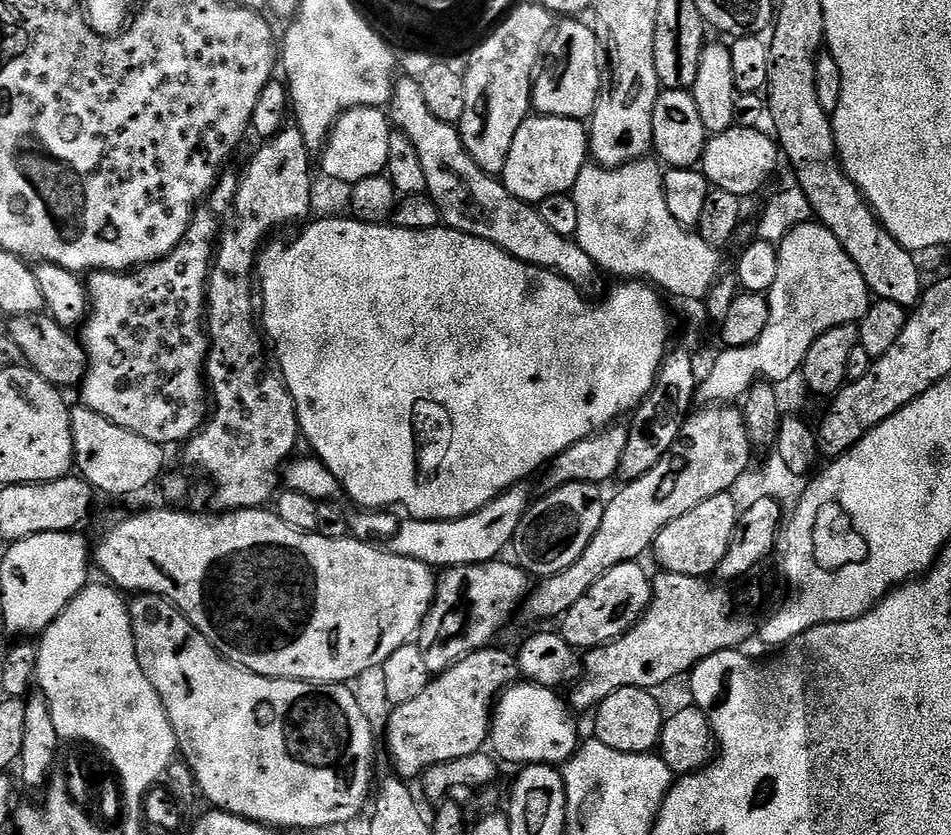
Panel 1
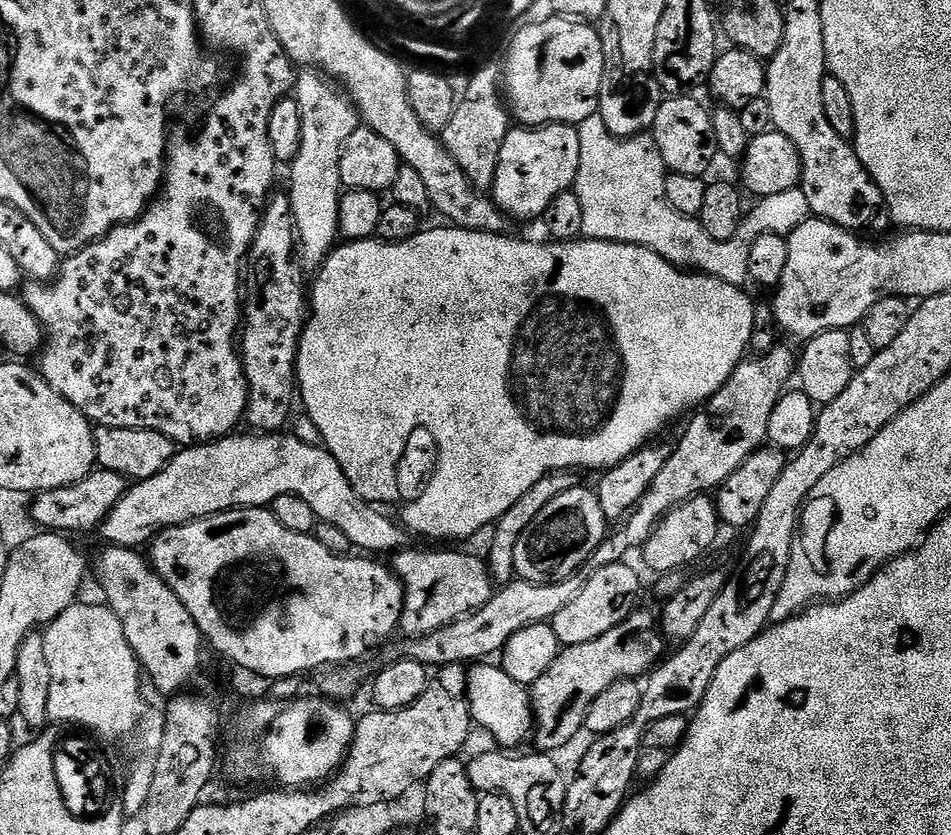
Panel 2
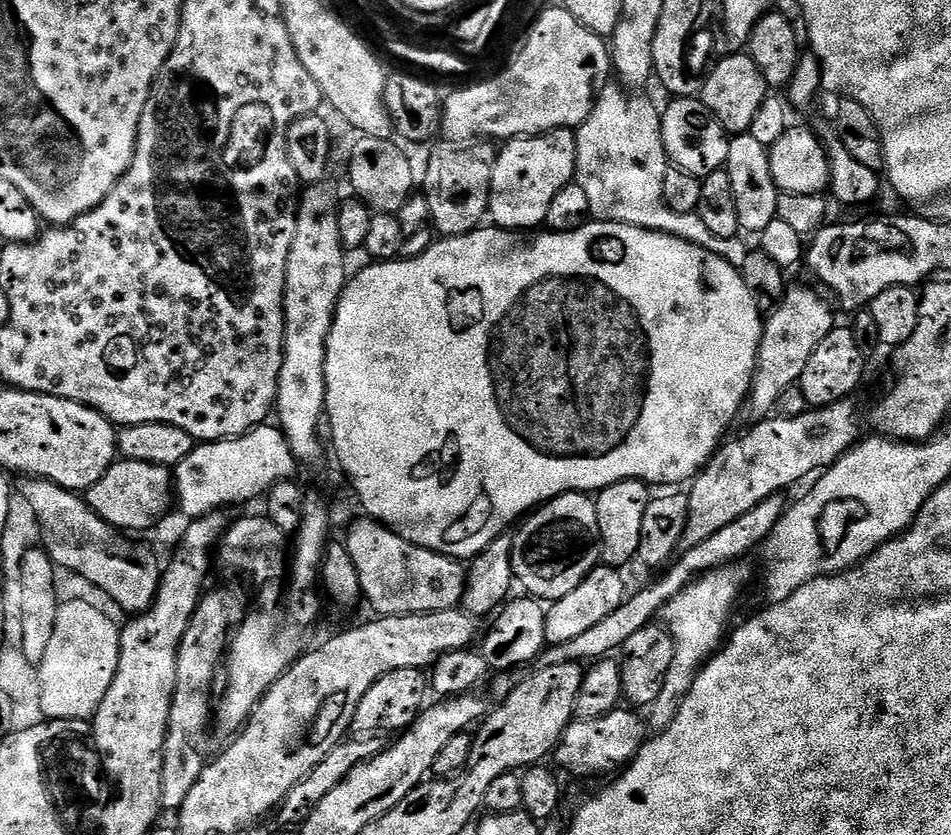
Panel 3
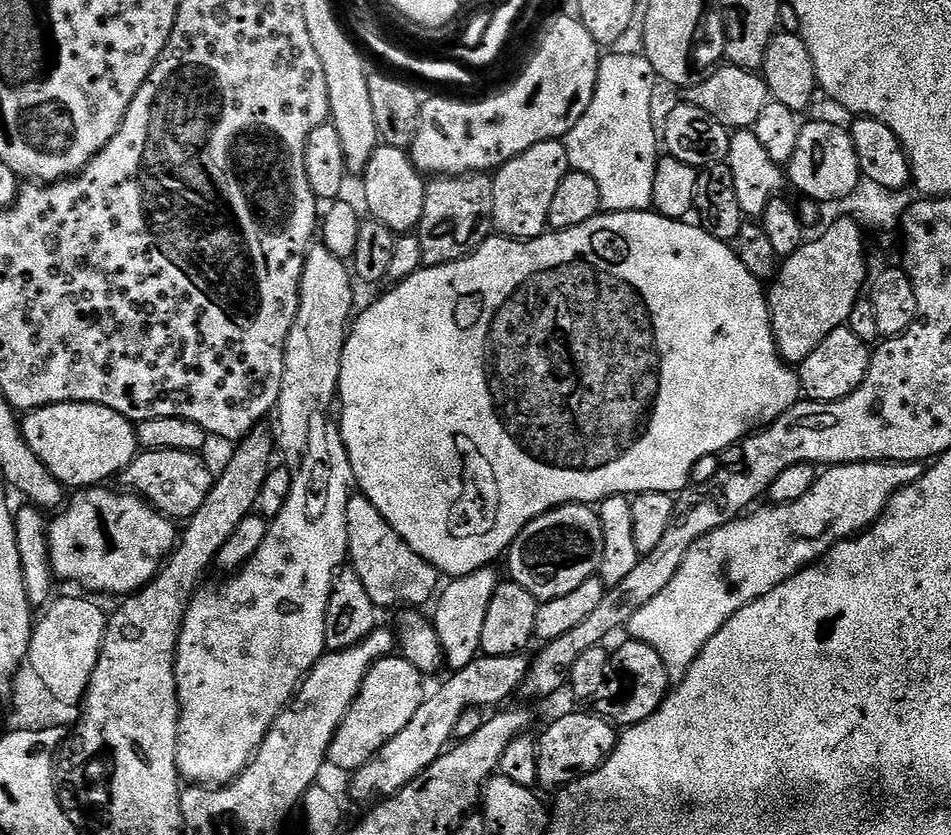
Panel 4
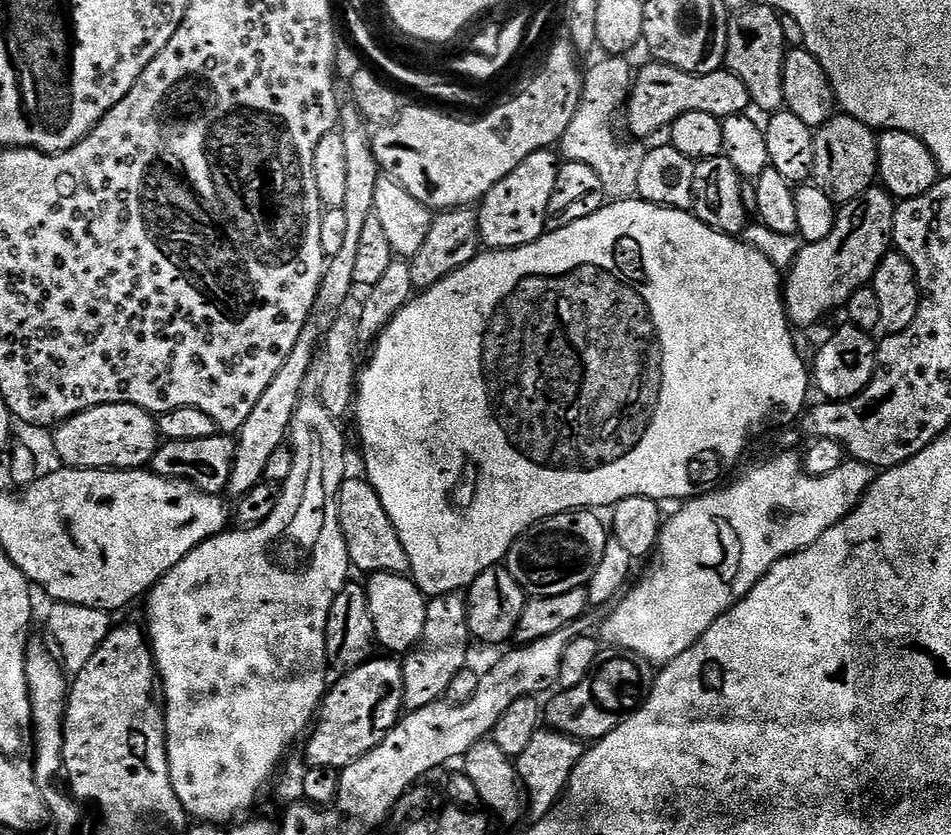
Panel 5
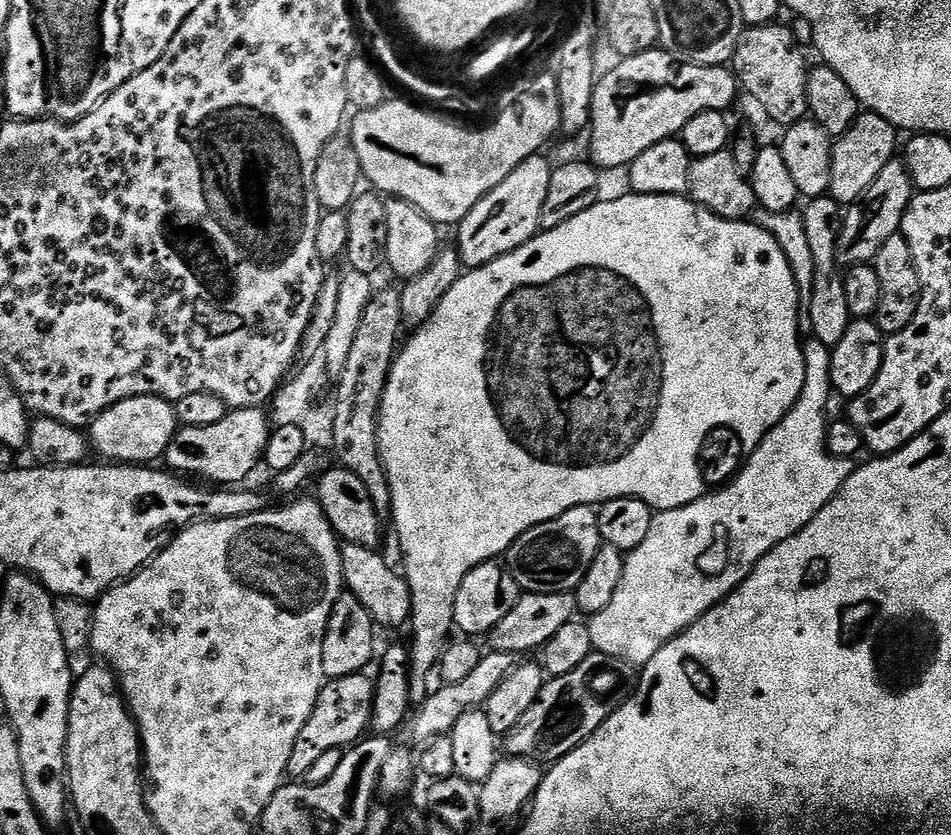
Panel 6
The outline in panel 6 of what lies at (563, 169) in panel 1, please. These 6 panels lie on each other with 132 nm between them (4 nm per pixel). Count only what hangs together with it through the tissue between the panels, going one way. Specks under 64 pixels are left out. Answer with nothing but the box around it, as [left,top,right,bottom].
[458,154,553,270]

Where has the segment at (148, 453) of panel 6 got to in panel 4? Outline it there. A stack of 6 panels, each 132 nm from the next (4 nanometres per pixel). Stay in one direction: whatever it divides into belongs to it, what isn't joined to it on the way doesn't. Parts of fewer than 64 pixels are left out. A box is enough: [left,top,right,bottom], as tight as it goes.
[22,404,138,490]

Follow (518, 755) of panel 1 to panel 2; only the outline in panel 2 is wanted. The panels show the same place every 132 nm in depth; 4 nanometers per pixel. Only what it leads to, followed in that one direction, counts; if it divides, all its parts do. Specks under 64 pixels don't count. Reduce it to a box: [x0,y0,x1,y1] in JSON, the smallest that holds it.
[468,662,534,750]

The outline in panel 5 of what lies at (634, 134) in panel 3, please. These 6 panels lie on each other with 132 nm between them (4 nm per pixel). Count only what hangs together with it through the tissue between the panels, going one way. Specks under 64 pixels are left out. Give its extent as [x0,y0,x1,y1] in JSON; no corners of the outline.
[558,55,646,201]

